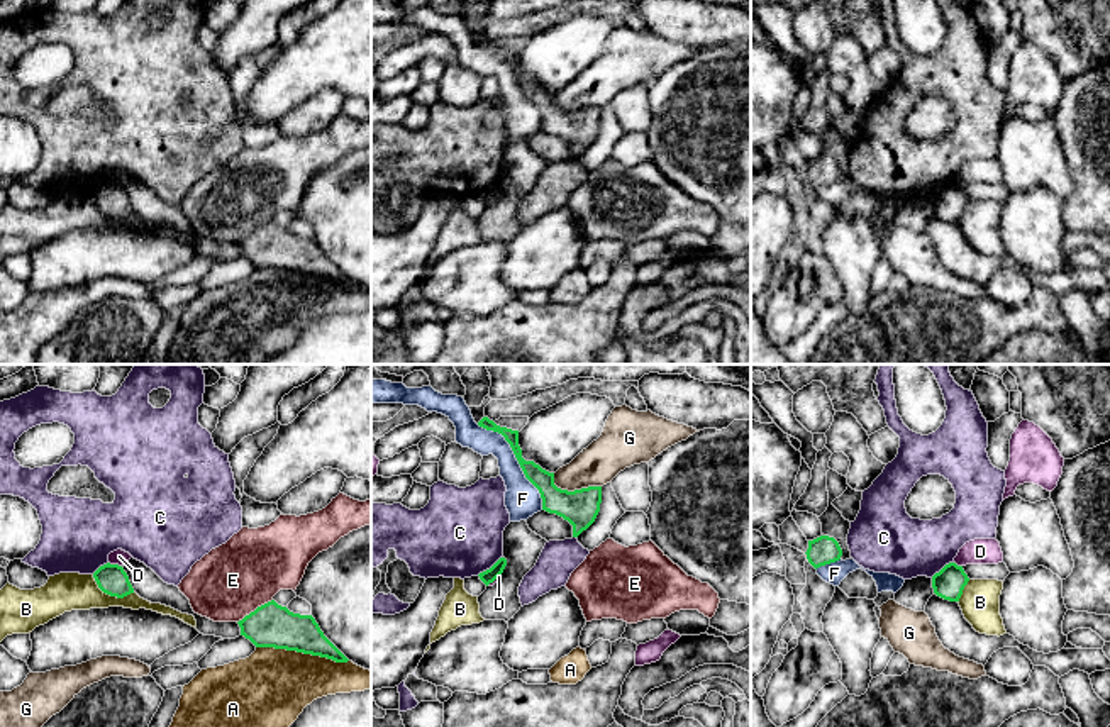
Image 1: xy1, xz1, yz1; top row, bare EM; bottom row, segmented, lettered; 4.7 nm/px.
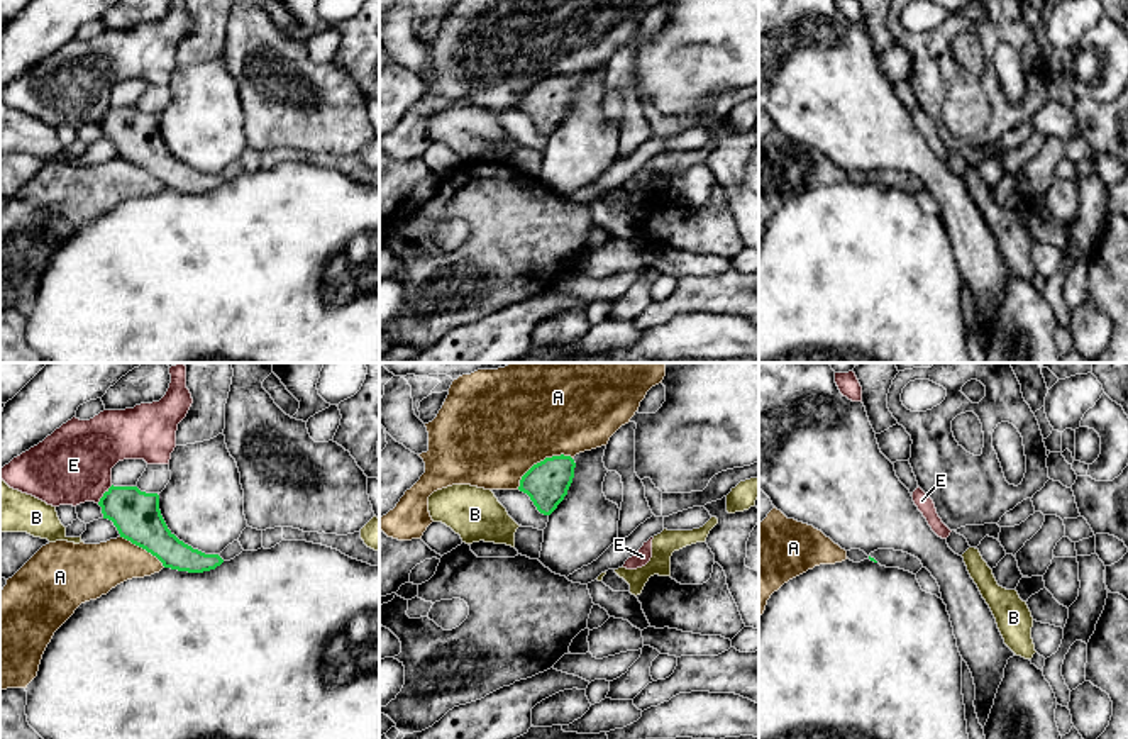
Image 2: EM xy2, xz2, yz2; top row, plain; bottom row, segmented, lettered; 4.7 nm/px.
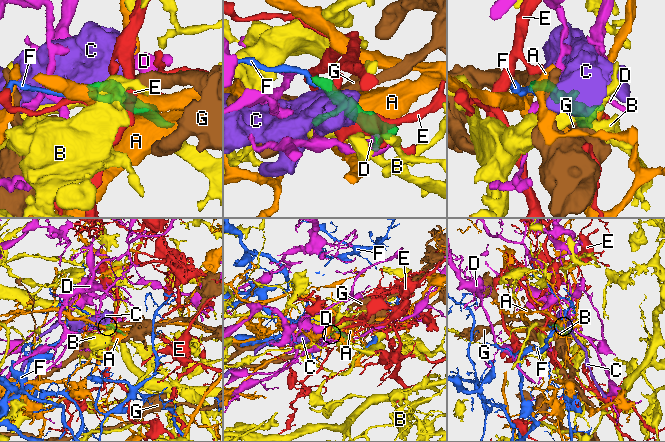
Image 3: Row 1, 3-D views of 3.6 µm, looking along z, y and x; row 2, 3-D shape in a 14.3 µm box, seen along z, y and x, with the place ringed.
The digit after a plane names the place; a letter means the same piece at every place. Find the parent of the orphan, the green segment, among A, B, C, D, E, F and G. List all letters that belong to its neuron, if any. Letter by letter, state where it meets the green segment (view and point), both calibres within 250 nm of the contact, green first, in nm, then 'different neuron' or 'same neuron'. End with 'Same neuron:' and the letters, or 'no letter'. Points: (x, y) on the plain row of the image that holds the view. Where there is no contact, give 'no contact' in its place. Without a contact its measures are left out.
A: xy1 (302, 271) | 200/380 nm | different neuron
B: xy1 (110, 216) | 140/190 nm | different neuron
C: xz1 (490, 188) | 70/420 nm | different neuron
D: xy1 (116, 185) | 140/70 nm | different neuron
E: xy1 (256, 229) | 200/360 nm | different neuron
F: xz1 (517, 80) | 110/170 nm | different neuron
G: xz1 (575, 110) | 170/190 nm | different neuron
Same neuron: no letter

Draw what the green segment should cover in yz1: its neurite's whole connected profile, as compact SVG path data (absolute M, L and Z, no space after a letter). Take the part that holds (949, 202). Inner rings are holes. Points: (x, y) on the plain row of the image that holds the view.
M949 183L932 197L932 208L937 217L949 222L959 222L968 202L969 198L964 193L963 186Z

